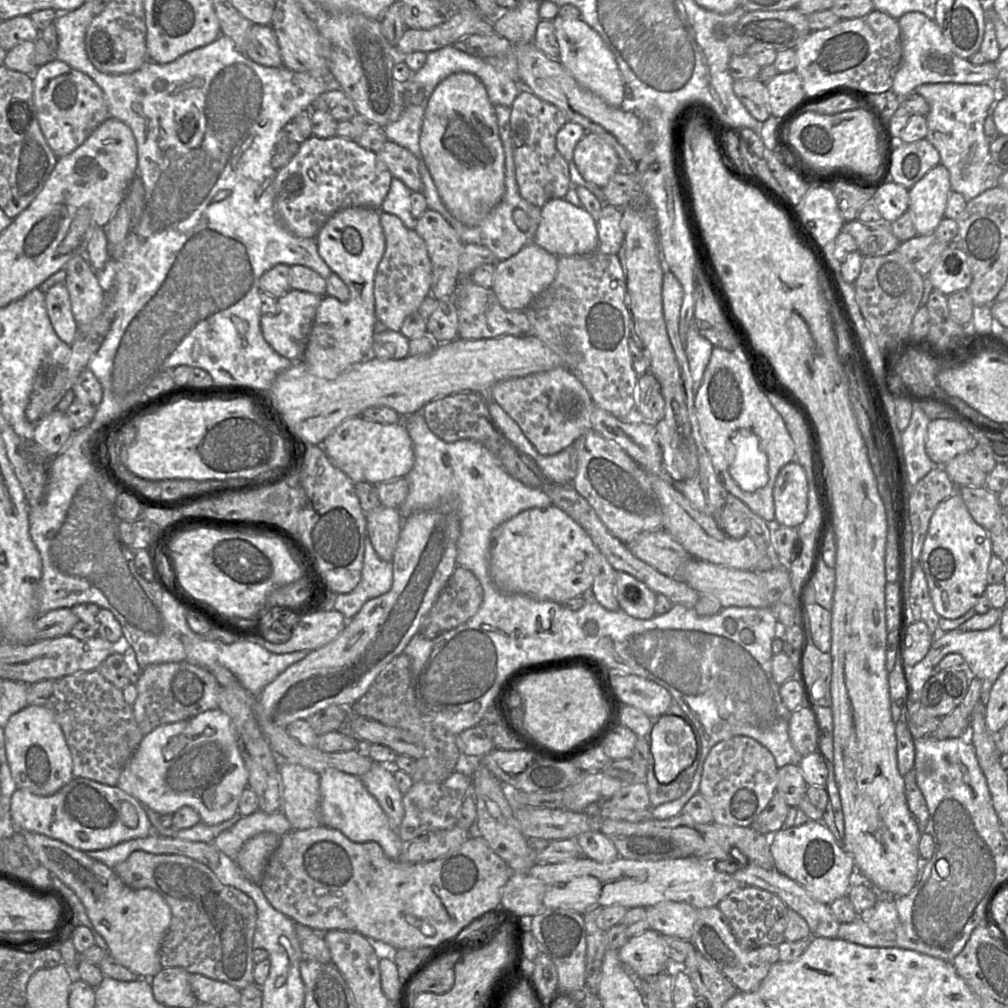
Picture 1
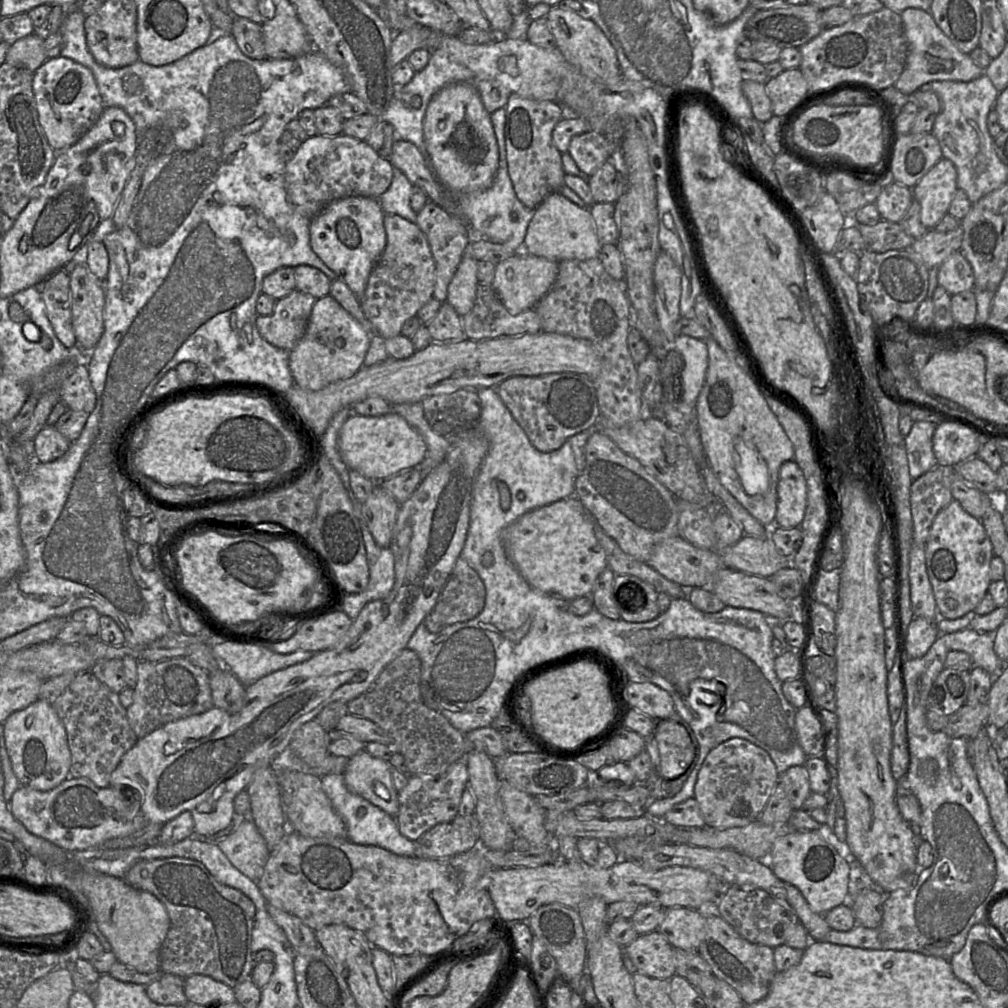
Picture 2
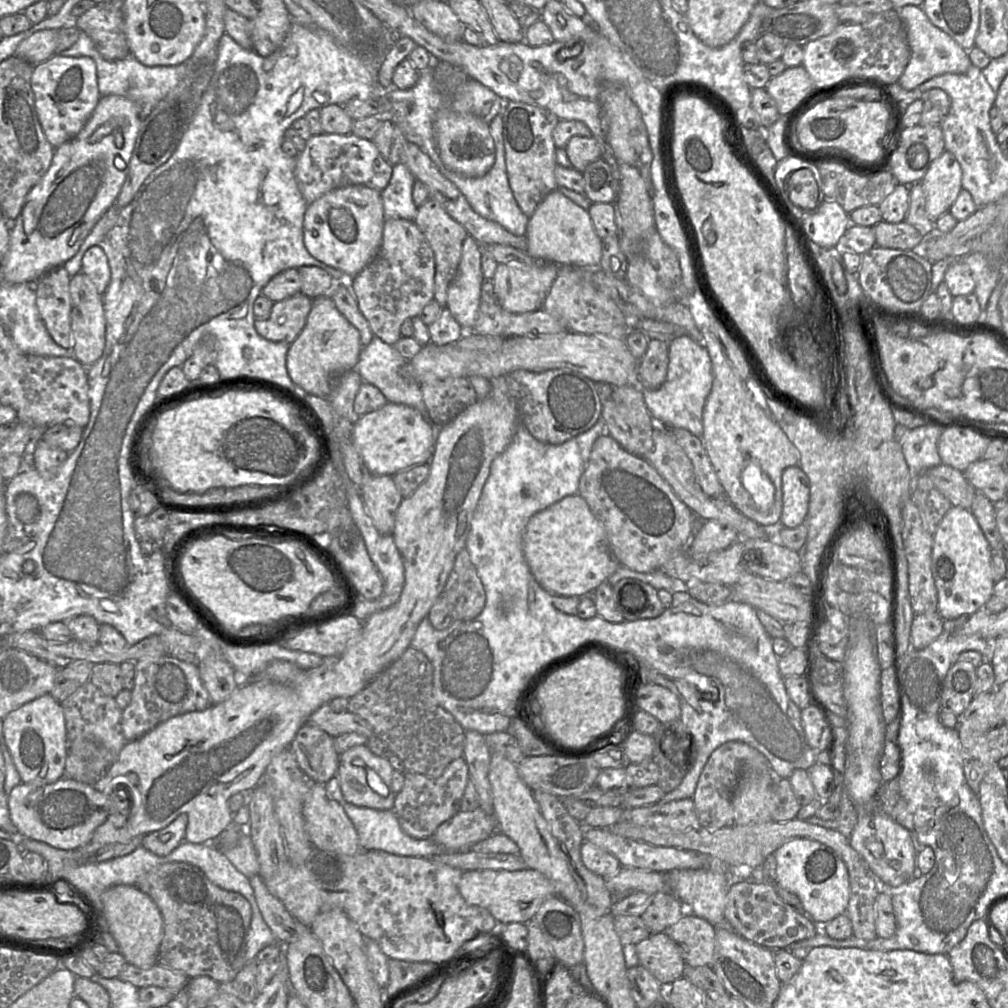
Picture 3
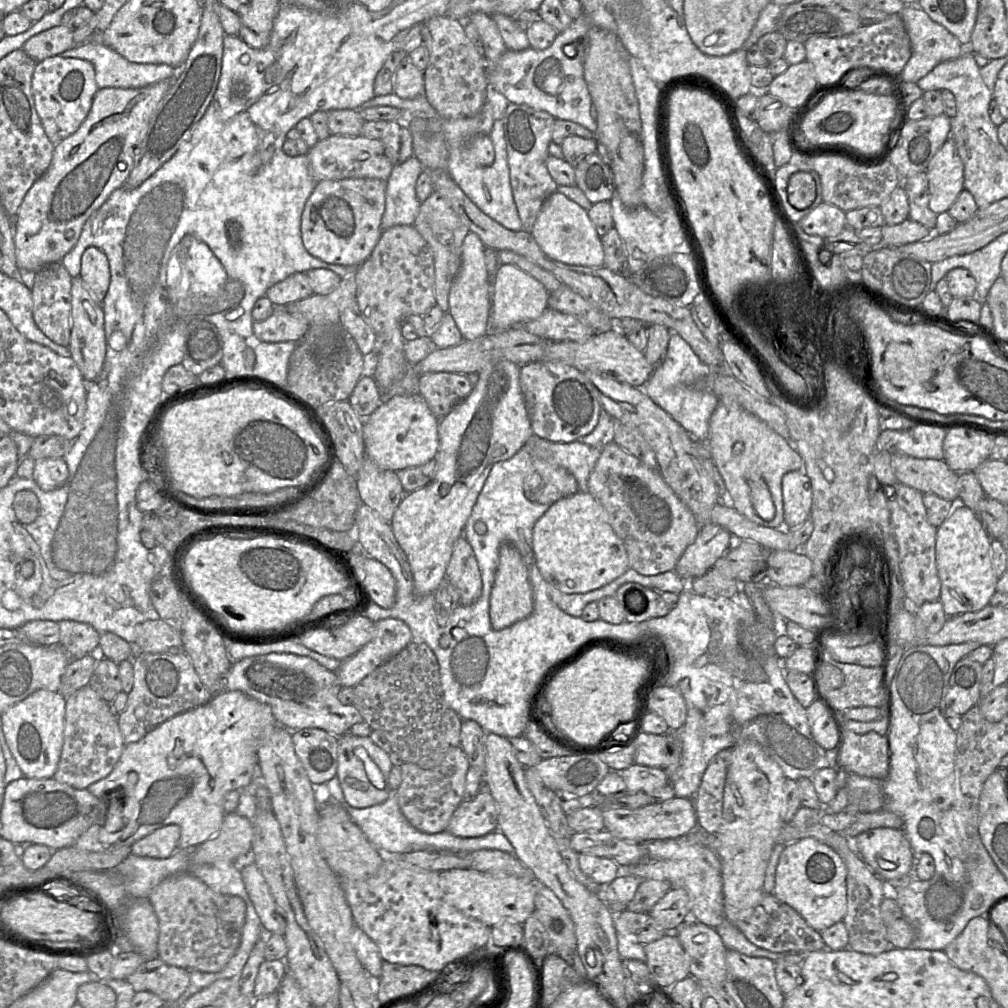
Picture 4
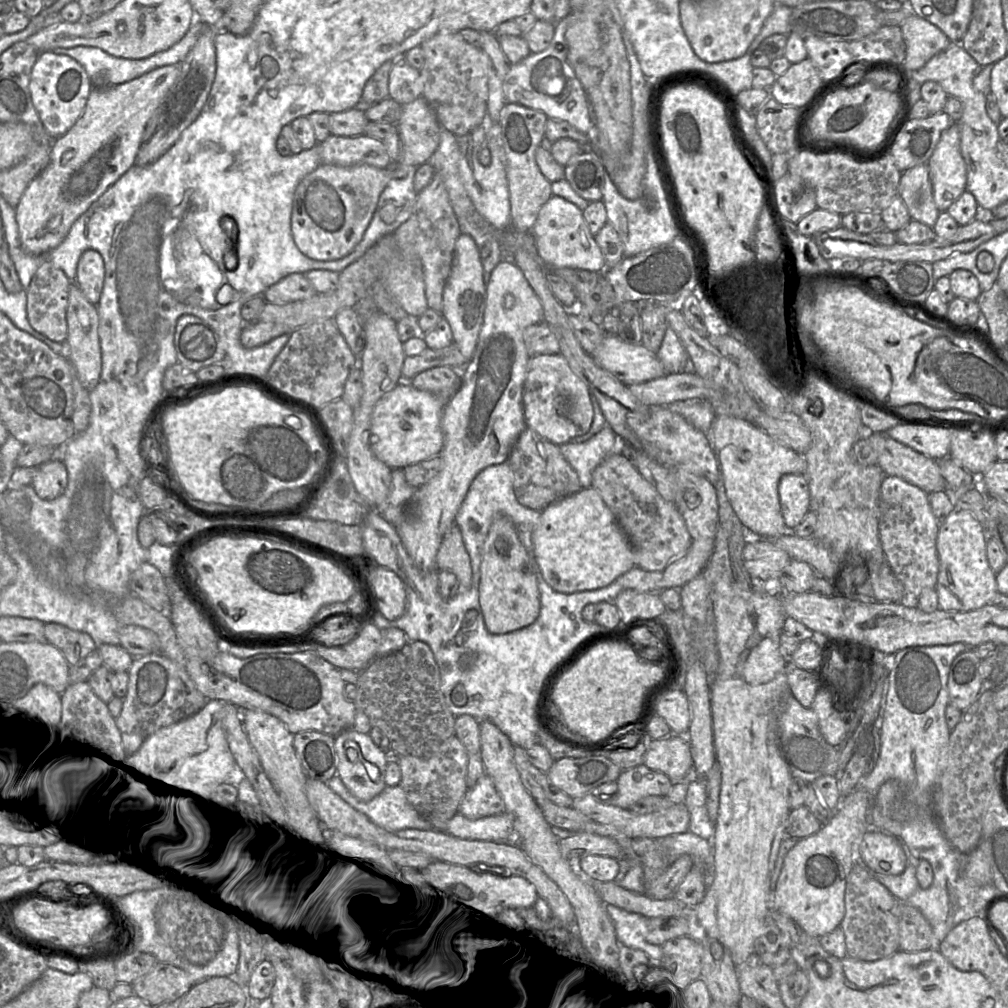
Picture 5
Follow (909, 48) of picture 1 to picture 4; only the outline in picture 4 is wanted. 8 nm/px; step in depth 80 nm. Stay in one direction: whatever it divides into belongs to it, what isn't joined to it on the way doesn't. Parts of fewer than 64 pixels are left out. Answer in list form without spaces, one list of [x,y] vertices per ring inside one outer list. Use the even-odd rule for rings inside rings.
[[[905,5],[899,13],[910,38],[912,53],[900,77],[901,82],[917,83],[941,62],[956,59],[964,52],[964,46],[944,26],[933,21],[917,5]]]

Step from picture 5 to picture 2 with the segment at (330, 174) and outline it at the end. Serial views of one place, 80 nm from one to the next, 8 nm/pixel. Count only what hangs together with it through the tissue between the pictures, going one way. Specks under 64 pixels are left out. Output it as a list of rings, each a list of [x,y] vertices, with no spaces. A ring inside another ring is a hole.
[[[352,196],[328,204],[310,220],[310,245],[322,262],[360,299],[369,276],[386,246],[384,211],[379,200]]]

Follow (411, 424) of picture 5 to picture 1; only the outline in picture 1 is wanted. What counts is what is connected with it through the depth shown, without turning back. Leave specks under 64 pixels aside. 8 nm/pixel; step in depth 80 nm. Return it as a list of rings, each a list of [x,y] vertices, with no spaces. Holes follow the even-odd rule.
[[[355,416],[342,422],[322,443],[330,461],[353,483],[373,485],[404,478],[414,465],[413,443],[403,423],[381,424]]]

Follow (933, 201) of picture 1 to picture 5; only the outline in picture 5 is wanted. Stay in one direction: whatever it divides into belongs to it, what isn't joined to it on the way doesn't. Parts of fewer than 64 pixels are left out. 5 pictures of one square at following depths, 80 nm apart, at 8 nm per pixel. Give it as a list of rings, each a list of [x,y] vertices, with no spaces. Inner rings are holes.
[[[957,122],[942,132],[927,162],[932,182],[934,202],[939,212],[946,211],[966,191],[967,169],[960,151],[960,129]]]

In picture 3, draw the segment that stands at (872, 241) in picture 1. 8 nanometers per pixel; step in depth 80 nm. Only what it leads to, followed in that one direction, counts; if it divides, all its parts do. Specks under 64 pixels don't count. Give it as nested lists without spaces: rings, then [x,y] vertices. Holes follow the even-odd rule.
[[[881,221],[874,227],[876,246],[899,250],[917,249],[921,242],[930,235],[925,235],[917,228],[902,221],[887,223]]]

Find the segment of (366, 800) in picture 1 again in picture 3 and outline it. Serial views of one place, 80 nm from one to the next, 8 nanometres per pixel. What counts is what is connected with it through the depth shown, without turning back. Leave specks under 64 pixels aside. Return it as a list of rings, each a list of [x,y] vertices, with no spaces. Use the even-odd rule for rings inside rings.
[[[337,773],[324,786],[328,794],[343,807],[346,814],[352,821],[357,831],[359,844],[362,850],[376,850],[402,857],[422,858],[432,857],[444,853],[453,853],[446,850],[431,838],[415,839],[407,835],[400,827],[394,810],[375,810],[366,807],[358,807],[347,802],[343,797]]]

